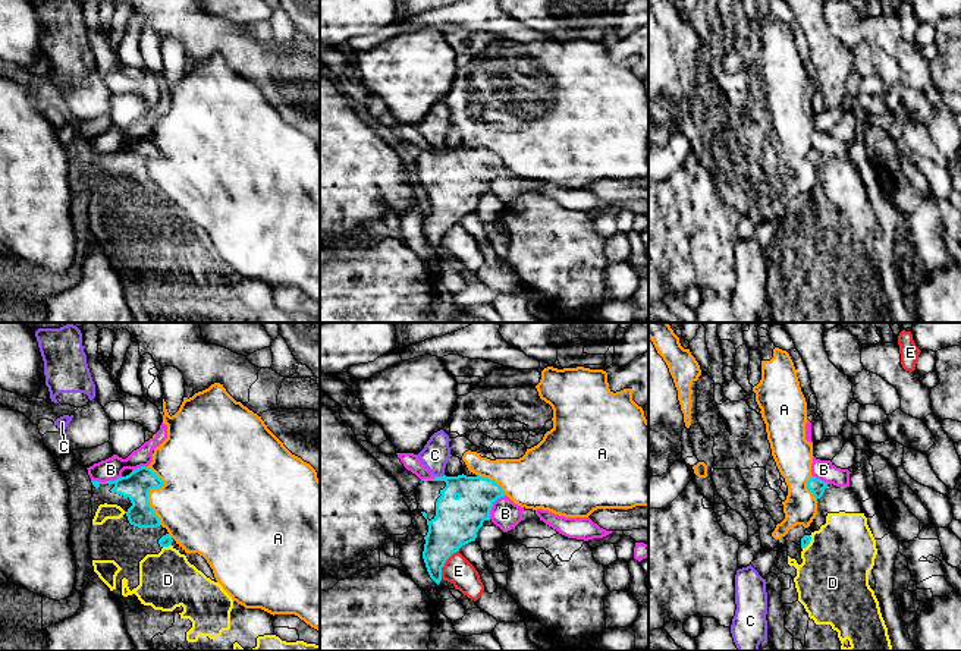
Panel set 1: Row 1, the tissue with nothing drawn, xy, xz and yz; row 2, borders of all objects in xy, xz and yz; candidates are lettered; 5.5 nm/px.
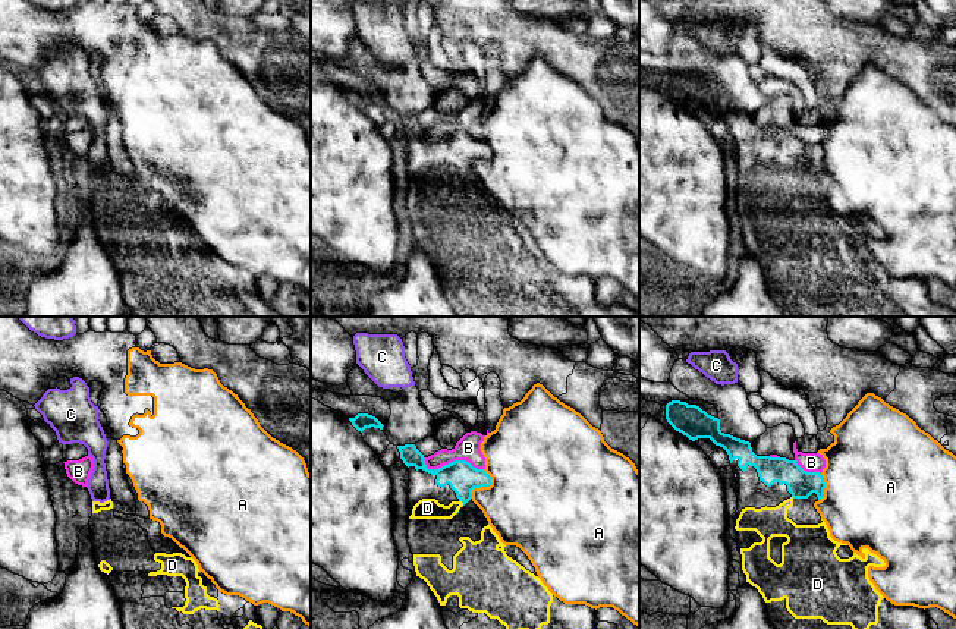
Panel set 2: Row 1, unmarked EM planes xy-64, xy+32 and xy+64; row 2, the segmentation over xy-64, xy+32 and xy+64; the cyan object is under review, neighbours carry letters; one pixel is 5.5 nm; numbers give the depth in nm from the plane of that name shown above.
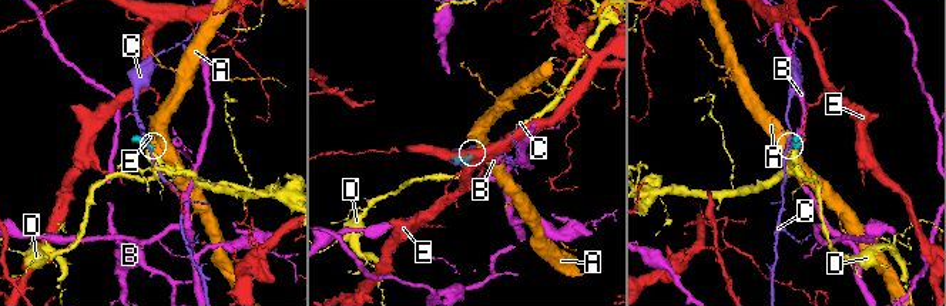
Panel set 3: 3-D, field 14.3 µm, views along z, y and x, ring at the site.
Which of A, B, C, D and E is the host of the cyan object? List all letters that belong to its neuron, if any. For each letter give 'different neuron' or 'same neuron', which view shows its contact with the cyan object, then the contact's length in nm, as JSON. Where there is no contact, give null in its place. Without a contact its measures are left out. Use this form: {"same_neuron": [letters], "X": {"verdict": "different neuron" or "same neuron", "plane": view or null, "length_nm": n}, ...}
{"same_neuron": ["D"], "A": {"verdict": "different neuron", "plane": "xy", "length_nm": 340}, "B": {"verdict": "different neuron", "plane": "xy", "length_nm": 170}, "C": {"verdict": "different neuron", "plane": "xz", "length_nm": 60}, "D": {"verdict": "same neuron", "plane": "xy", "length_nm": 50}, "E": {"verdict": "different neuron", "plane": "xz", "length_nm": 190}}

